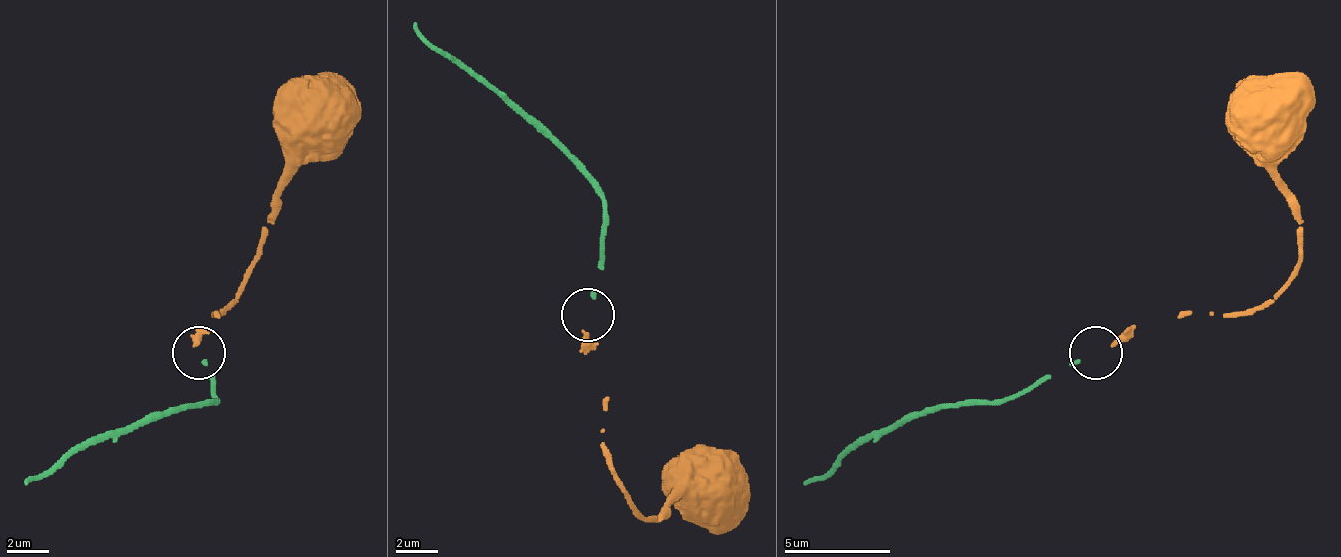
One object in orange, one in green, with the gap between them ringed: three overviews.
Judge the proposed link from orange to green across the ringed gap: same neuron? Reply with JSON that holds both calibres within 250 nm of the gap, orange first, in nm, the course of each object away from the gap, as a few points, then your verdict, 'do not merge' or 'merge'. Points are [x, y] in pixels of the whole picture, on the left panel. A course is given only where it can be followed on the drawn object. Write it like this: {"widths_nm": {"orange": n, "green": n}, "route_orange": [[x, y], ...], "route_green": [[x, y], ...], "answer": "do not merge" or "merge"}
{"widths_nm": {"orange": 240, "green": 150}, "route_orange": [[194, 347], [194, 326], [216, 310], [216, 316], [247, 279], [274, 188], [311, 146], [311, 114]], "route_green": [[205, 358], [216, 401], [168, 406], [88, 438], [25, 485]], "answer": "merge"}

